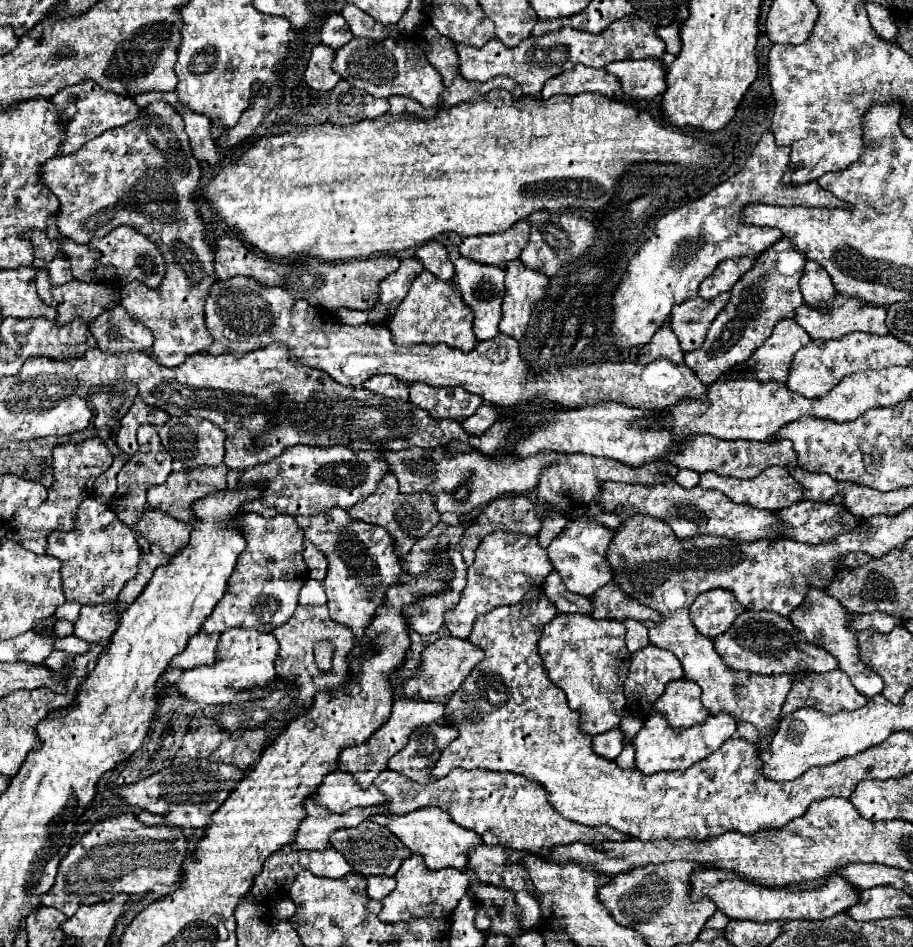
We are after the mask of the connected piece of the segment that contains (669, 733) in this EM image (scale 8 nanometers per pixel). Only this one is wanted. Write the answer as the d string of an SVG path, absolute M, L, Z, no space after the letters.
M652 714L646 718L644 726L640 728L640 732L634 738L634 750L636 750L636 768L644 774L654 774L660 770L686 770L690 768L690 764L706 758L708 754L712 754L714 750L718 750L732 734L736 732L736 722L726 714L716 714L716 716L708 716L706 722L696 724L692 728L686 730L672 730L666 722L664 716L660 714Z

